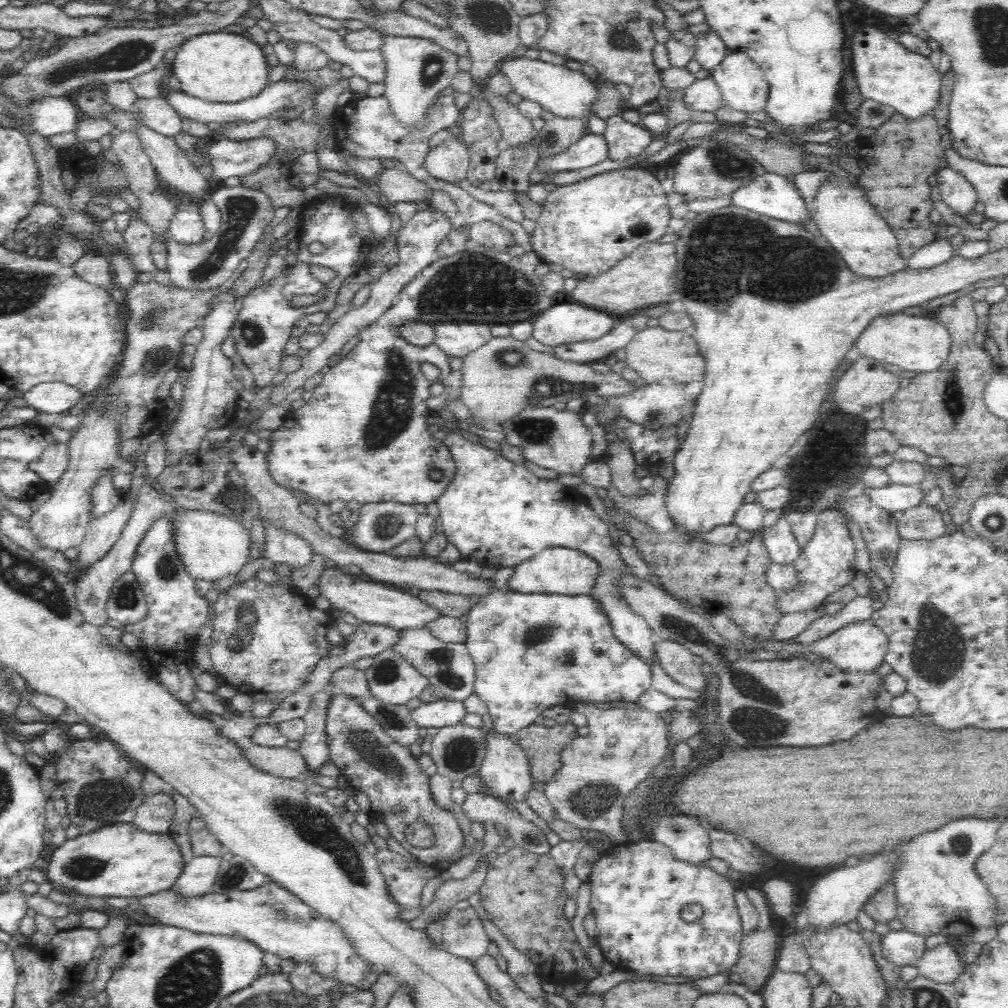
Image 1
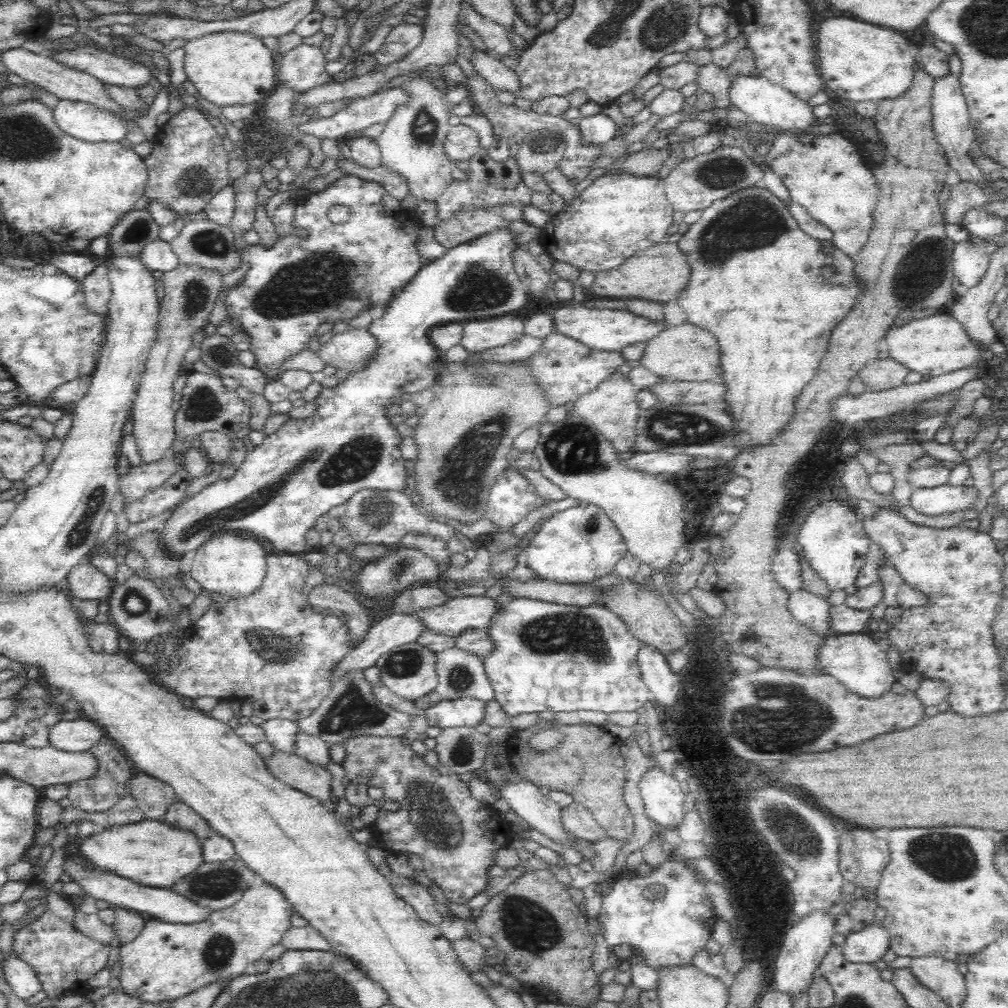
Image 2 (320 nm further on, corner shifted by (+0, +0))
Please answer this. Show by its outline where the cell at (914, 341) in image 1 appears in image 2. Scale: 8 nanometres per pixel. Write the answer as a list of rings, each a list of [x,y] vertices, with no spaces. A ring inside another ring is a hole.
[[[950,313],[914,319],[902,327],[890,327],[885,336],[889,357],[907,366],[912,372],[934,378],[976,365],[988,354],[972,341],[965,326]]]

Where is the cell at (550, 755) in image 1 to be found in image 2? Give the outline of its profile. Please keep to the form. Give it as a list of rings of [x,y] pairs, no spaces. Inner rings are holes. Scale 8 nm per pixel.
[[[539,723],[526,729],[515,730],[508,740],[506,744],[507,756],[515,770],[516,778],[528,781],[537,787],[548,786],[551,791],[562,791],[569,794],[574,803],[584,806],[594,816],[596,823],[608,832],[609,838],[615,838],[616,840],[629,839],[635,831],[635,820],[623,795],[623,786],[626,786],[626,761],[623,760],[622,750],[619,750],[622,741],[610,735],[601,726],[593,726],[592,724],[582,726],[582,724],[578,724],[565,726],[560,730],[563,740],[555,748],[540,752],[530,745],[530,738],[540,734],[542,726]]]

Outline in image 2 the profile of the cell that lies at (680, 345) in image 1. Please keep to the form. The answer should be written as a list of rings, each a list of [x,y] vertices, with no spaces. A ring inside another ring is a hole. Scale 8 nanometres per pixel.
[[[684,322],[669,326],[664,333],[658,334],[646,343],[645,353],[640,362],[648,370],[666,382],[708,382],[720,380],[720,348],[714,334],[699,326]]]

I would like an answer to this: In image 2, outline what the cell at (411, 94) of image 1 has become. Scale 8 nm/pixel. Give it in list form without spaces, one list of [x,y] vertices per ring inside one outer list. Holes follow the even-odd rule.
[[[418,73],[407,76],[398,84],[411,99],[397,108],[376,139],[381,150],[381,164],[400,174],[406,180],[409,194],[426,205],[437,201],[452,182],[454,163],[444,150],[444,141],[451,126],[448,123],[450,112],[445,103],[444,91],[440,91],[440,87],[433,85],[426,77],[418,76]]]

